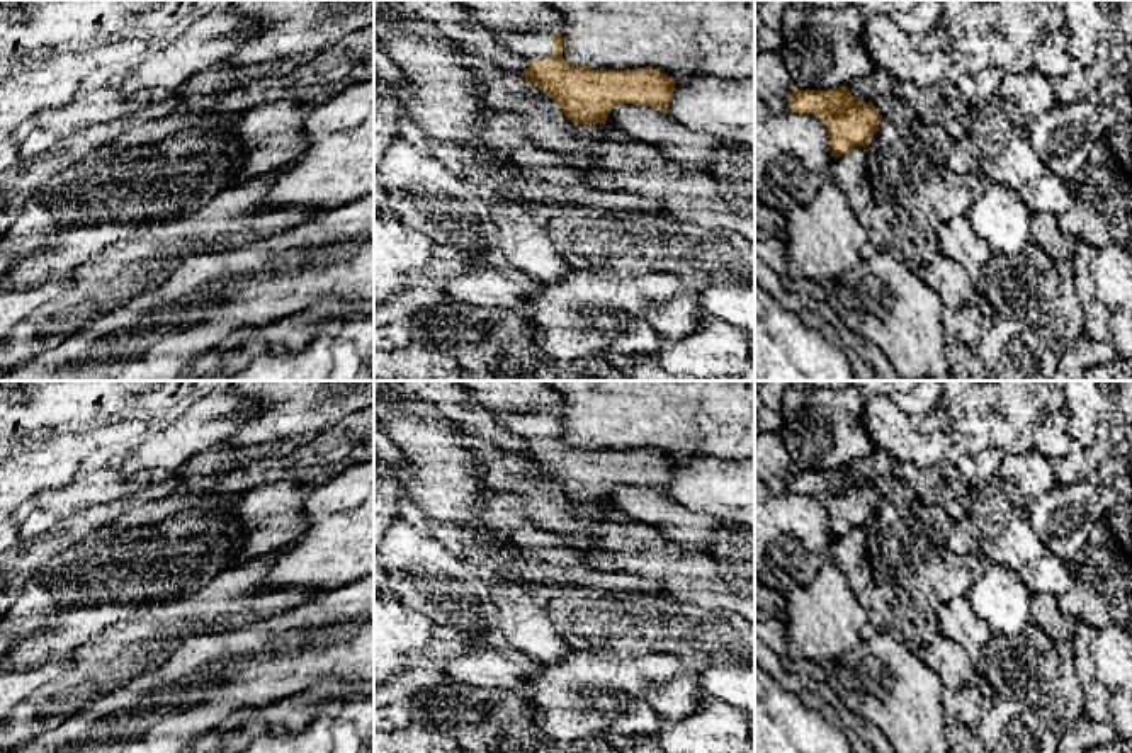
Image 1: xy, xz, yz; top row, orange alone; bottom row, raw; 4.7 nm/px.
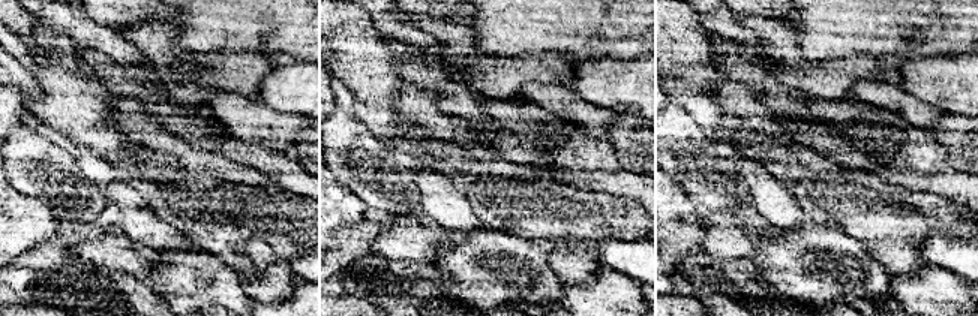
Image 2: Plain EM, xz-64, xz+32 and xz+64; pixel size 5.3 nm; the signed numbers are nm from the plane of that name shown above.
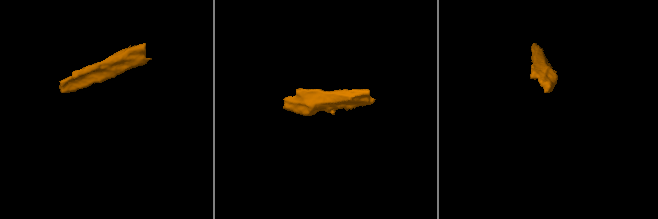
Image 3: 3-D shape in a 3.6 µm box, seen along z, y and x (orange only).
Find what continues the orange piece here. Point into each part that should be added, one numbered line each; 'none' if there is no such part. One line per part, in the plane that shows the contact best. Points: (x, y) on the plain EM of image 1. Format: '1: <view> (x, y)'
1: xz (532, 427)

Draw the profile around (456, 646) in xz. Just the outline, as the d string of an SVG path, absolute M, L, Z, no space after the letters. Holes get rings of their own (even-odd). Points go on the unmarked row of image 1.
M437 629L433 631L433 641L442 643L444 646L449 648L449 658L467 654L478 649L478 644L474 639L442 639L437 634Z

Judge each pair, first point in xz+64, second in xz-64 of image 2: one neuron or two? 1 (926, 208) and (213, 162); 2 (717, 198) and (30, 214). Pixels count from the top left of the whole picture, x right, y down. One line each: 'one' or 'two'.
1: two
2: two

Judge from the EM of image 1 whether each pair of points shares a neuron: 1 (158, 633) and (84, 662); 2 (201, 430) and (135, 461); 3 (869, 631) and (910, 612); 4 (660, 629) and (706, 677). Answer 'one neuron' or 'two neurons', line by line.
1: one neuron
2: one neuron
3: one neuron
4: two neurons

